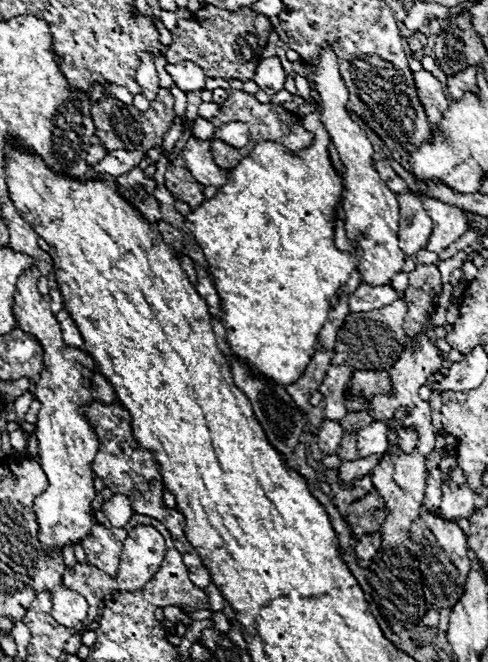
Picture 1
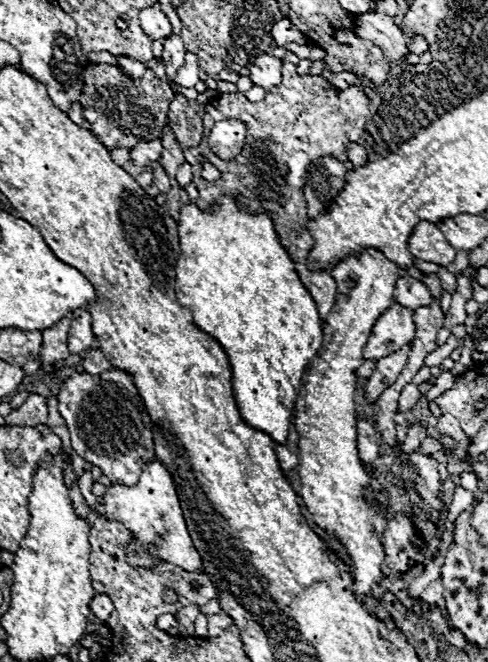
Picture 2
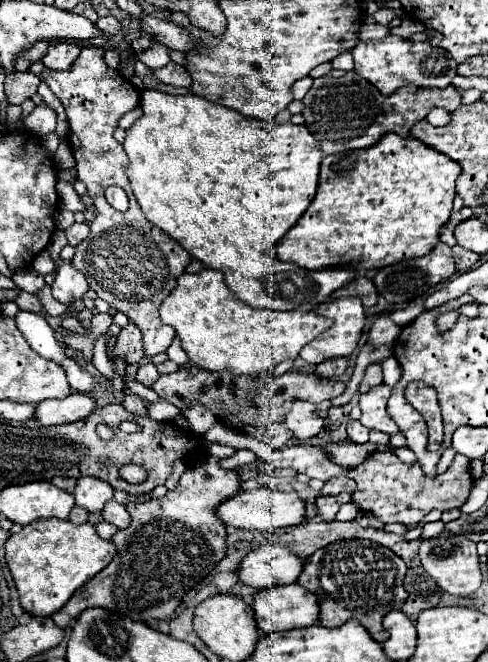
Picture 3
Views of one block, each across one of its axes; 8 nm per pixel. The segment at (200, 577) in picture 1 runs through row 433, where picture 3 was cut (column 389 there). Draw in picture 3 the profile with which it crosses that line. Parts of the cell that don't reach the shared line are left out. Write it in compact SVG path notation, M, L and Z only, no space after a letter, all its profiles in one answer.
M330 70L326 76L316 78L310 92L306 94L302 116L306 118L306 128L320 144L320 150L328 154L368 148L374 146L380 136L394 132L400 136L408 136L410 128L428 116L432 108L456 110L462 104L462 92L456 86L438 88L418 88L408 84L398 88L390 96L378 92L376 86L366 82L354 70Z

